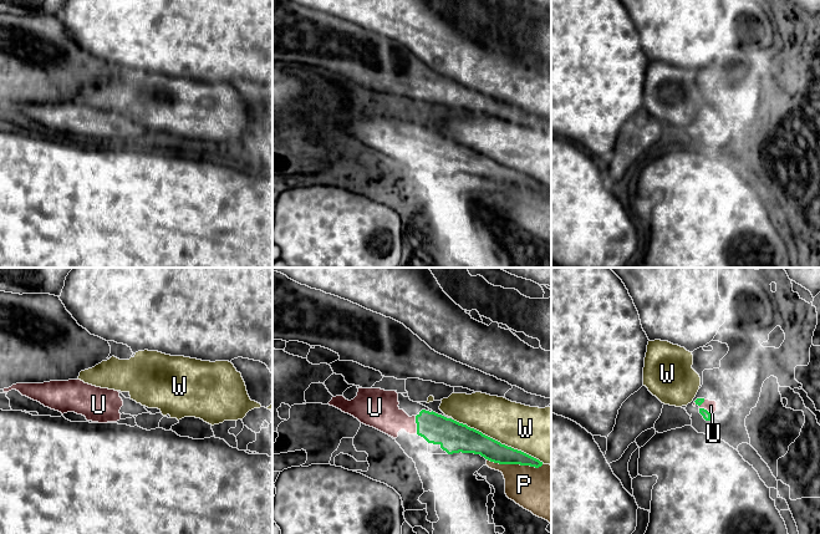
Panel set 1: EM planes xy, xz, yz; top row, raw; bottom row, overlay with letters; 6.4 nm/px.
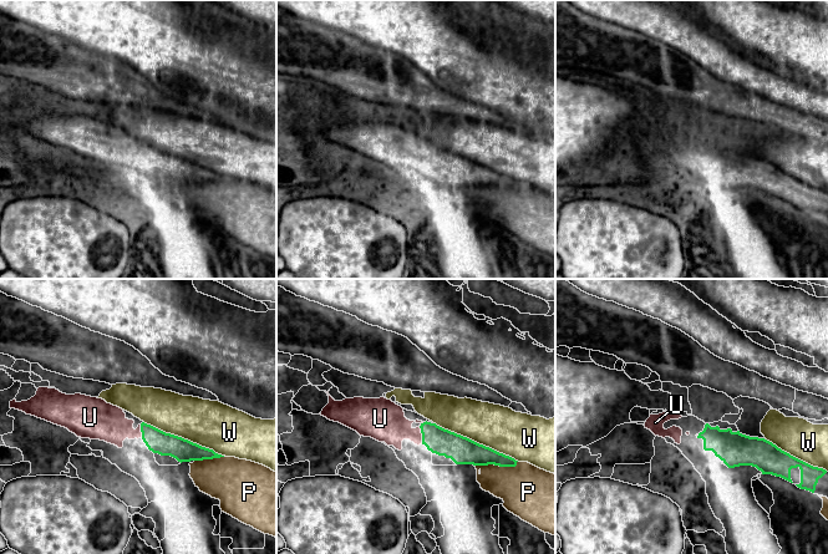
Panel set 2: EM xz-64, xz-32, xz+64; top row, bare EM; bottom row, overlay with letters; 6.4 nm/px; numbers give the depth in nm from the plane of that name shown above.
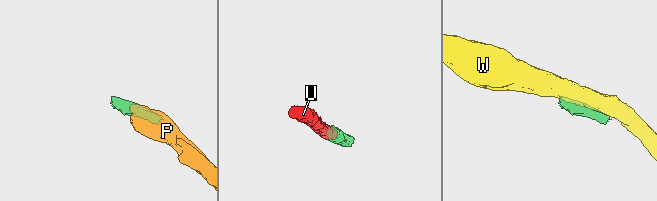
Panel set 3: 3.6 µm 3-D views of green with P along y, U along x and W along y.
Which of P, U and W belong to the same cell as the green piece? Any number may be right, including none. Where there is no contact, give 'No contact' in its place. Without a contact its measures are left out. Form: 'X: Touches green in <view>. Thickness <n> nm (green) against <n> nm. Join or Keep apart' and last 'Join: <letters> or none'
P: Touches green in xz. Thickness 140 nm (green) against 320 nm. Keep apart
U: Touches green in yz. Thickness 50 nm (green) against 80 nm. Join
W: Touches green in xz. Thickness 190 nm (green) against 300 nm. Keep apart
Join: U

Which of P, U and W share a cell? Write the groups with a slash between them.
P / U / W

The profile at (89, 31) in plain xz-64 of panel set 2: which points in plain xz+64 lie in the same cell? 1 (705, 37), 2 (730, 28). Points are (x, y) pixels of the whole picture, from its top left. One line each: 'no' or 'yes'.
1: yes
2: no

